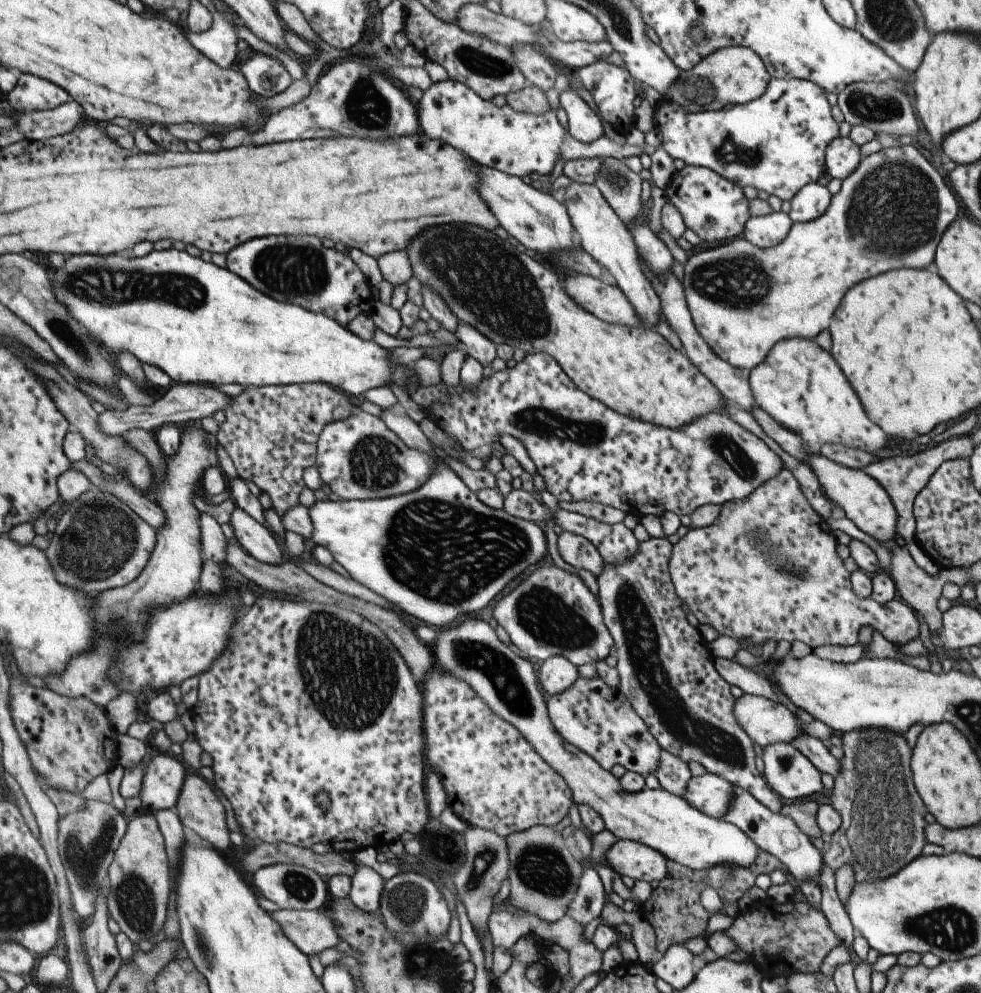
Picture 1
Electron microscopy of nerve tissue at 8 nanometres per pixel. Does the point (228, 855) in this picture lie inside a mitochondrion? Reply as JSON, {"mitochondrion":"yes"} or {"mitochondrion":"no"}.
{"mitochondrion":"no"}

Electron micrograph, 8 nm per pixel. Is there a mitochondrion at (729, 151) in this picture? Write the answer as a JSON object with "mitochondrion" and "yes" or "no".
{"mitochondrion":"yes"}

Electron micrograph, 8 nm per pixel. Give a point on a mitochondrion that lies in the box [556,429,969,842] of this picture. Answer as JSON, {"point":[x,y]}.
{"point":[710,740]}

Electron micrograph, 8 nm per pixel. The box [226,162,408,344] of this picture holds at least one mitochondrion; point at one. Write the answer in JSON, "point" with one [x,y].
{"point":[287,271]}

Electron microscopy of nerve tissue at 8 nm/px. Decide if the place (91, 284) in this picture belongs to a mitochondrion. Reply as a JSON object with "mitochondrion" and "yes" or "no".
{"mitochondrion":"yes"}

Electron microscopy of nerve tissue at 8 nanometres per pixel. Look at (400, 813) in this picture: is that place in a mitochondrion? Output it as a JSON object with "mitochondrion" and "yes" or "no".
{"mitochondrion":"no"}

